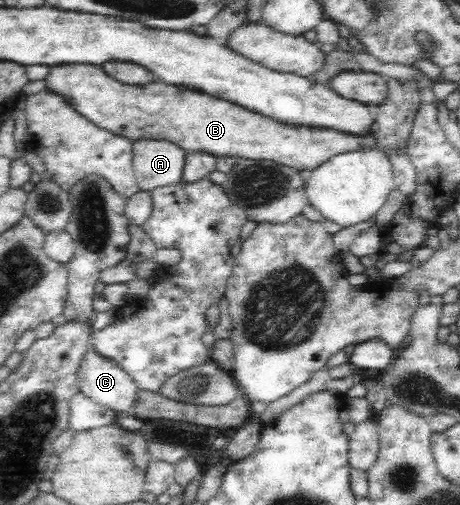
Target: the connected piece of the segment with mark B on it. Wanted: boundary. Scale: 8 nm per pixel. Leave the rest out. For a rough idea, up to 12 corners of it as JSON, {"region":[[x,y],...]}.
{"region":[[101,64],[52,65],[47,90],[96,126],[186,152],[313,170],[375,145]]}

